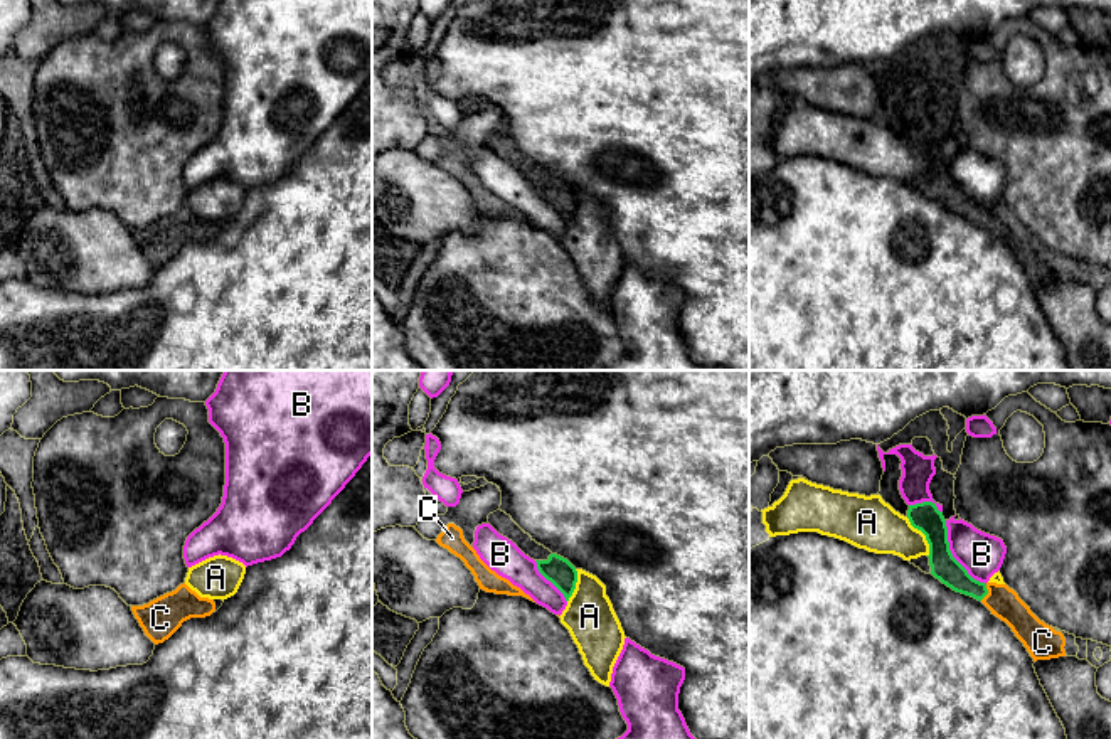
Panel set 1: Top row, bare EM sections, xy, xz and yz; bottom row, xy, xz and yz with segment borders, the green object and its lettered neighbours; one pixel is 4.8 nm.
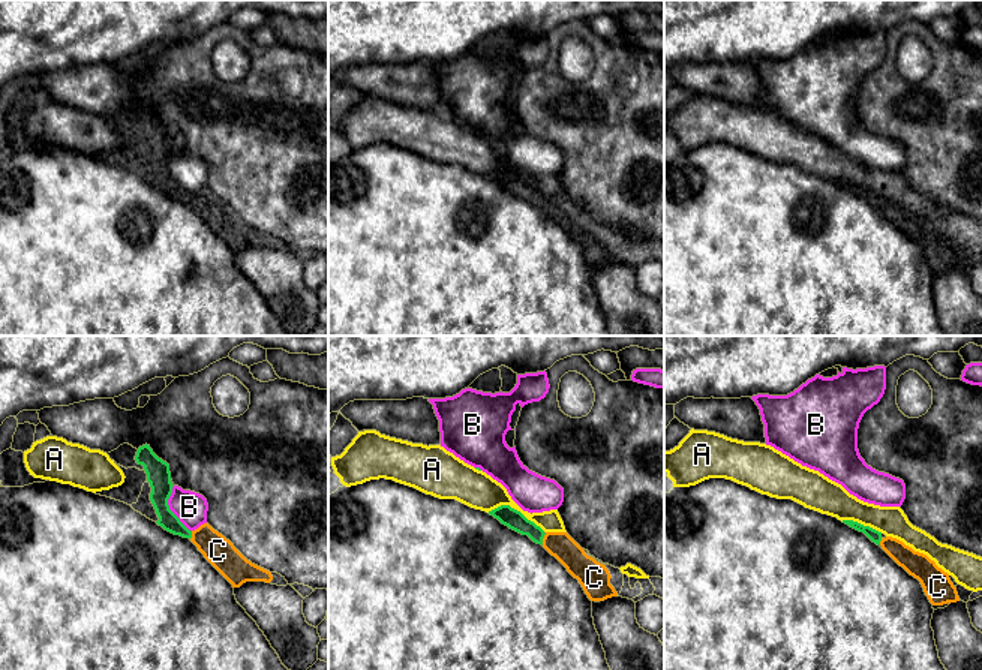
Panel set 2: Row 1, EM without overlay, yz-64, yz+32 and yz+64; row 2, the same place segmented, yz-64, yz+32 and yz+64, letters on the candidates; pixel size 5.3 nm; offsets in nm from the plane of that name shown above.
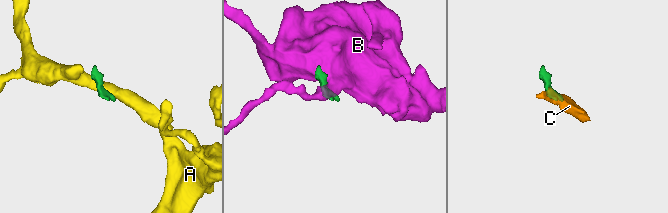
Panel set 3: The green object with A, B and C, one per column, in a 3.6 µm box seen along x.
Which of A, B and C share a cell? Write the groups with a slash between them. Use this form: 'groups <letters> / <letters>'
groups A / B / C

